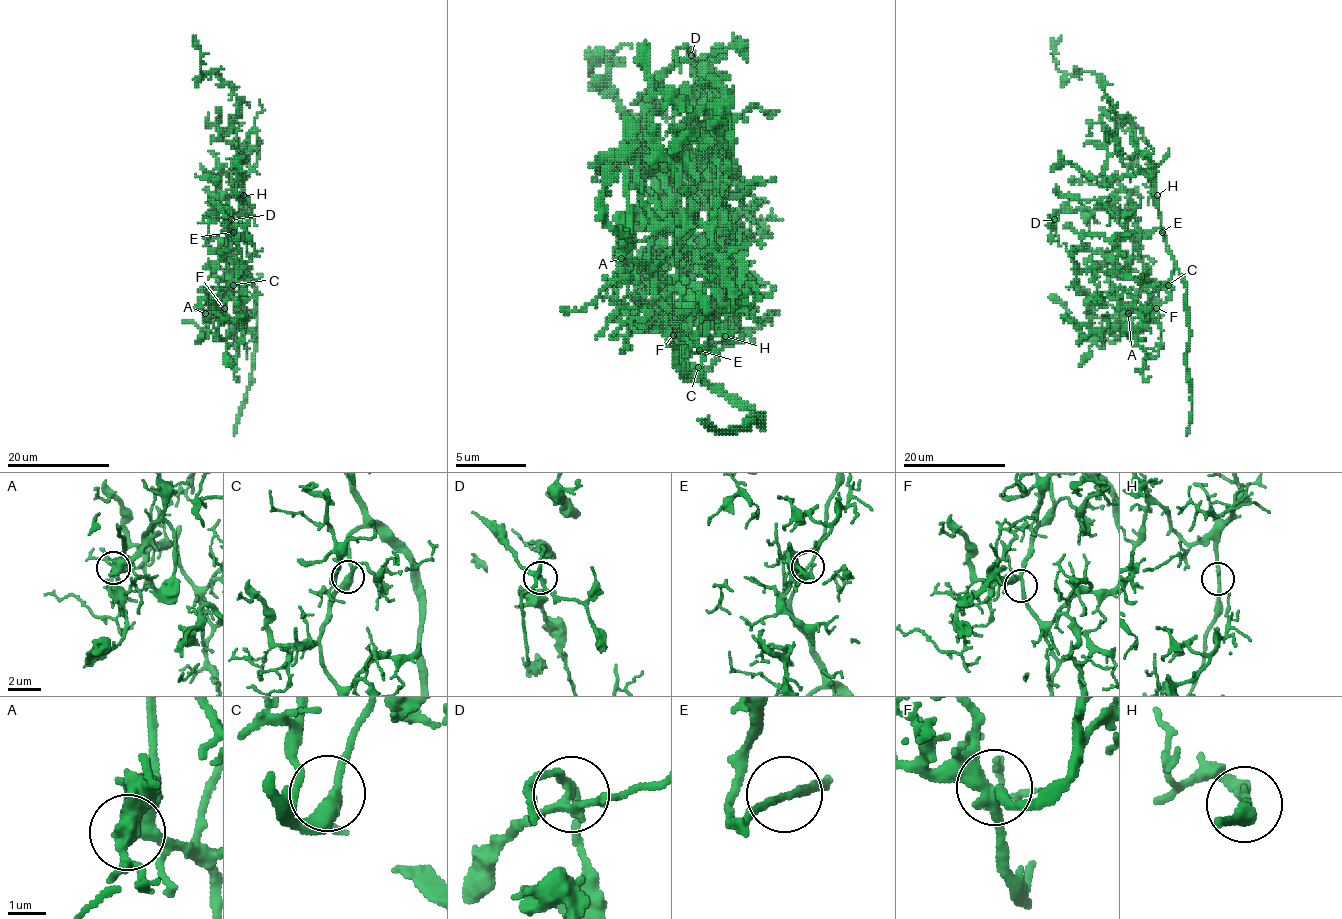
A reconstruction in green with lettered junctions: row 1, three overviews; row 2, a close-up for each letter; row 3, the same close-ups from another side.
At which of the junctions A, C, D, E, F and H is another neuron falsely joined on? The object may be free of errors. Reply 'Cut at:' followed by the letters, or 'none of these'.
Cut at: none of these

